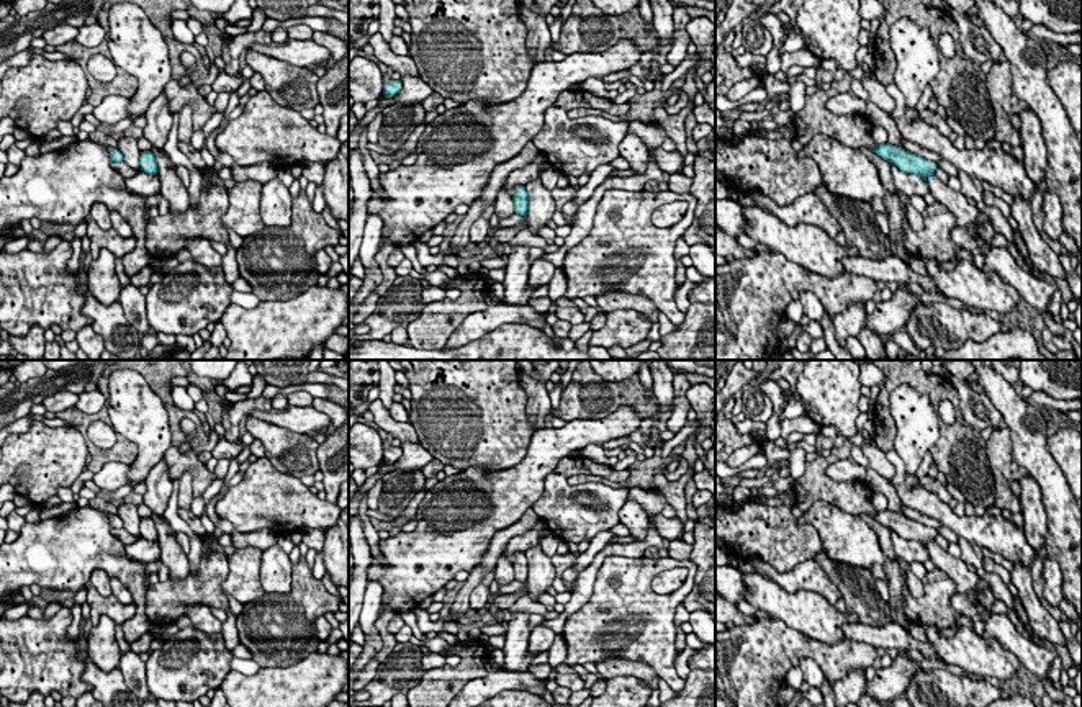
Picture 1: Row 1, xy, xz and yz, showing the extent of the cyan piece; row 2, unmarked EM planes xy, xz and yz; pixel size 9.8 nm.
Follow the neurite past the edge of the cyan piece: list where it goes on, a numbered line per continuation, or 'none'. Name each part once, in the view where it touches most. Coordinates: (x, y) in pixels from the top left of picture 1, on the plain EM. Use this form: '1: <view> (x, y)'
none

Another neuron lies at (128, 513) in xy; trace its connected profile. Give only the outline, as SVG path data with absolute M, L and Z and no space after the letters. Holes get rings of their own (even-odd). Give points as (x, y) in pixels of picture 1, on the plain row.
M123 501L116 502L118 504L118 517L123 520L123 527L134 537L141 537L139 532L139 524L141 517L138 512L138 507L134 504L126 504Z

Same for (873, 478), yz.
M866 466L866 483L872 488L872 493L882 493L887 498L889 511L904 516L900 498L887 478Z

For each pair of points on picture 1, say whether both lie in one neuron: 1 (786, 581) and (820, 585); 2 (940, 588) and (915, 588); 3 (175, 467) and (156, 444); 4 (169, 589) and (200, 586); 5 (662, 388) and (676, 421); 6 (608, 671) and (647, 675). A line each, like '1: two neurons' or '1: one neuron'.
1: one neuron
2: two neurons
3: two neurons
4: one neuron
5: two neurons
6: one neuron

